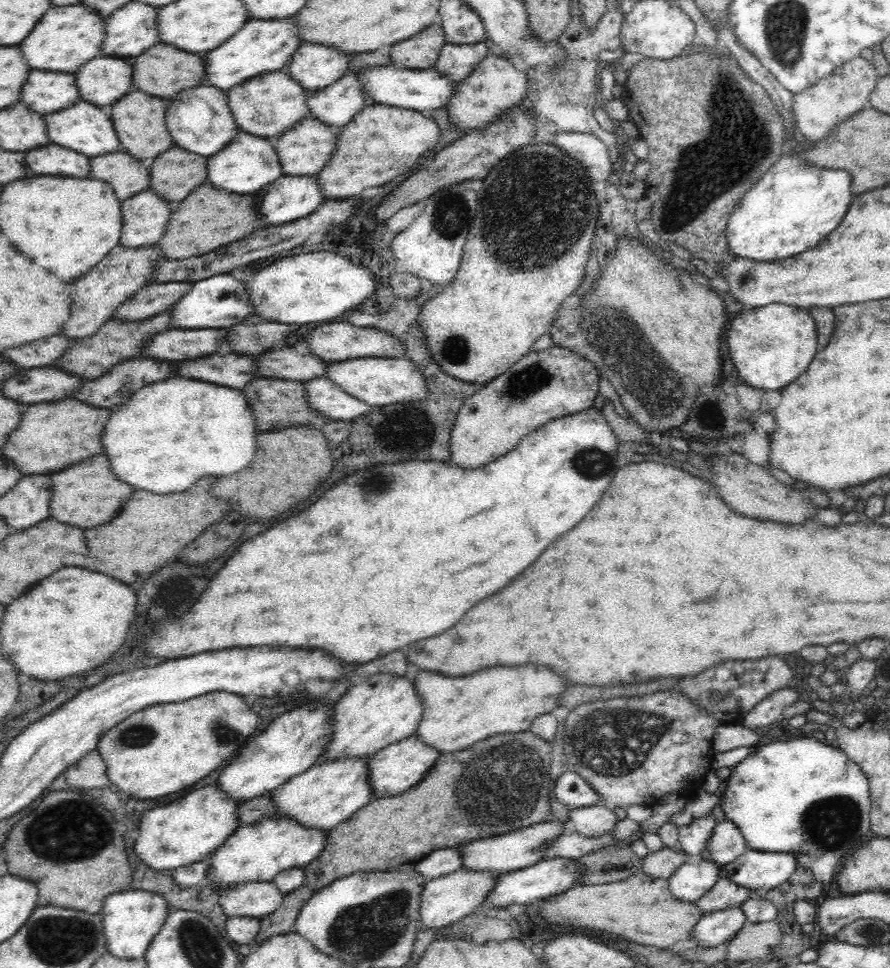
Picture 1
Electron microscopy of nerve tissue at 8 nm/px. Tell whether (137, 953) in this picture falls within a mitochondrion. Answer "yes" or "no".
no

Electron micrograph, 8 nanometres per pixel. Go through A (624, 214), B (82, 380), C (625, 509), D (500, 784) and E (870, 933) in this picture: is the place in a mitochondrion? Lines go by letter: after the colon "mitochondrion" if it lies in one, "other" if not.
A: other
B: other
C: other
D: mitochondrion
E: mitochondrion

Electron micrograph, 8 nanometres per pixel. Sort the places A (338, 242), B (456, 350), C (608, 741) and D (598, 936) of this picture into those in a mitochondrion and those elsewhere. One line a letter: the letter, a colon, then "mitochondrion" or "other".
A: other
B: mitochondrion
C: mitochondrion
D: other

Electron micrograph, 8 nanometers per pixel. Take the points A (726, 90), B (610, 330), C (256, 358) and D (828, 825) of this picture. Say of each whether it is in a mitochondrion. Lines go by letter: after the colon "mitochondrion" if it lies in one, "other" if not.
A: mitochondrion
B: mitochondrion
C: other
D: mitochondrion

